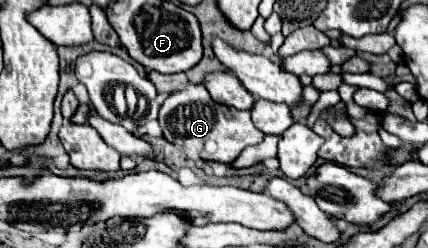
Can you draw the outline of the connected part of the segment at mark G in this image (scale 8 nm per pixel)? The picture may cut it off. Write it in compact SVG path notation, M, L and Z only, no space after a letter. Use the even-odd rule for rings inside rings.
M189 83L187 89L173 93L173 97L167 97L159 109L159 123L167 141L183 147L187 153L197 153L205 161L233 163L245 147L257 145L265 137L253 125L251 113L219 105L211 99L207 87L201 83Z

